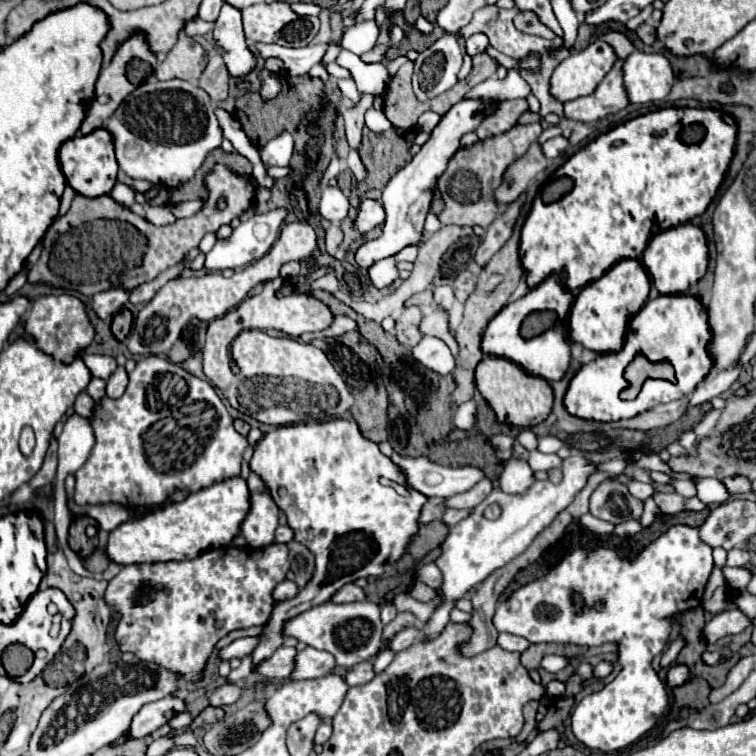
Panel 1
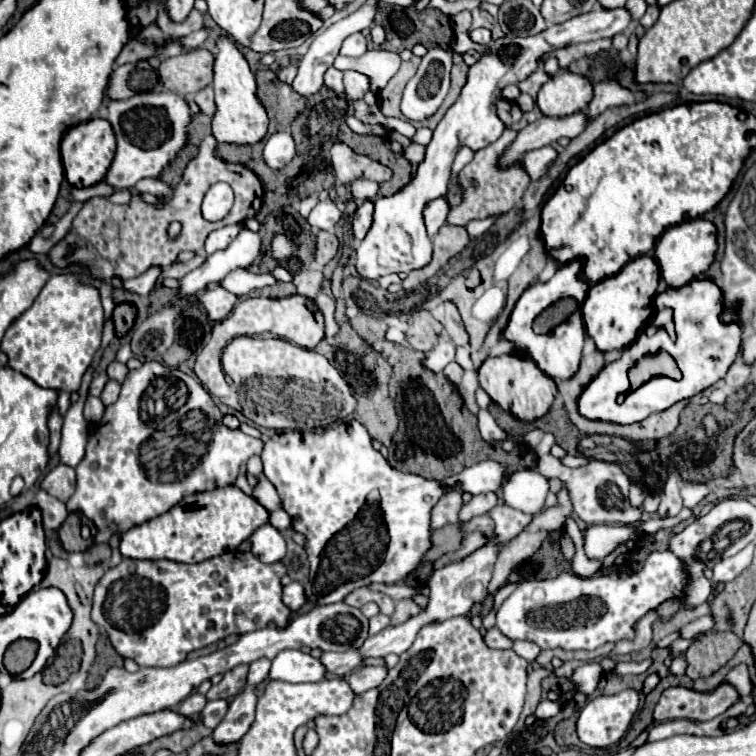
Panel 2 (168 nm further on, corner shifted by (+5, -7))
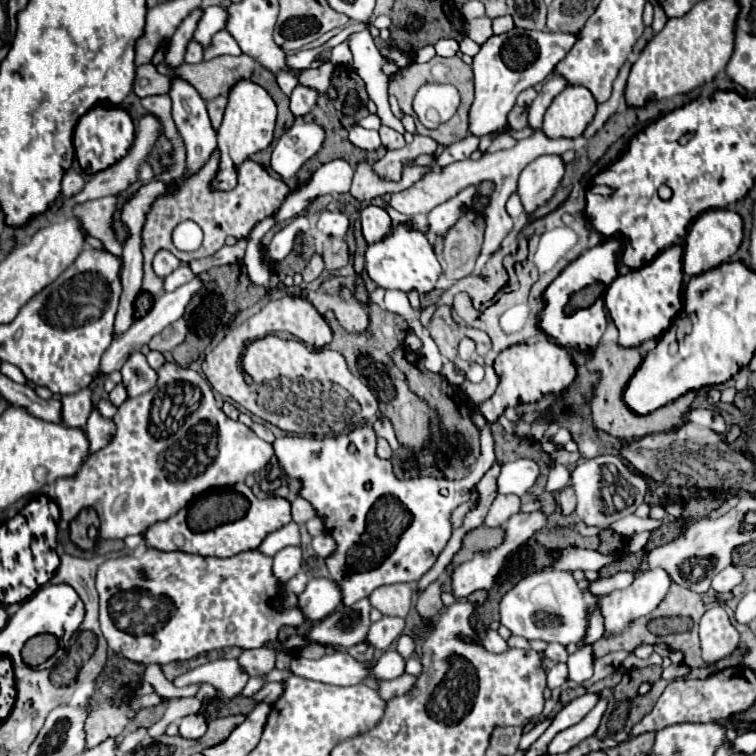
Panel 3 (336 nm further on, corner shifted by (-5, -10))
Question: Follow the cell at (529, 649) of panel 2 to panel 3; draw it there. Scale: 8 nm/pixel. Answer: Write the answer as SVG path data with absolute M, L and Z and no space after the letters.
M552 642L552 644L548 644L544 654L546 654L546 658L550 658L554 662L566 662L568 660L568 650L566 650L564 644L554 644Z

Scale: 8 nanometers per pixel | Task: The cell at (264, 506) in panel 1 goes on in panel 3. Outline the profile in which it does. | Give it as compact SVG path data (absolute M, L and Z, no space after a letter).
M290 546L286 550L280 550L274 556L272 572L274 572L274 578L278 578L278 584L286 586L286 582L300 572L300 566L302 566L302 550L296 546Z

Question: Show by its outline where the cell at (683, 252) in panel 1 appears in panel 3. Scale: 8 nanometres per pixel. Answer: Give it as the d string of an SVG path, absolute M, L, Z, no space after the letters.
M710 210L704 212L690 228L686 242L684 242L684 272L690 276L702 274L706 270L712 270L724 262L728 262L734 252L740 248L744 238L744 222L742 216L734 210Z

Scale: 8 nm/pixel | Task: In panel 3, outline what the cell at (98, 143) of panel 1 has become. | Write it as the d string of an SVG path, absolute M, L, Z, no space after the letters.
M96 104L90 112L86 112L86 116L82 116L82 120L76 124L74 130L76 158L86 174L96 174L116 164L120 158L126 156L132 142L134 142L134 120L130 108L122 108L122 106Z

